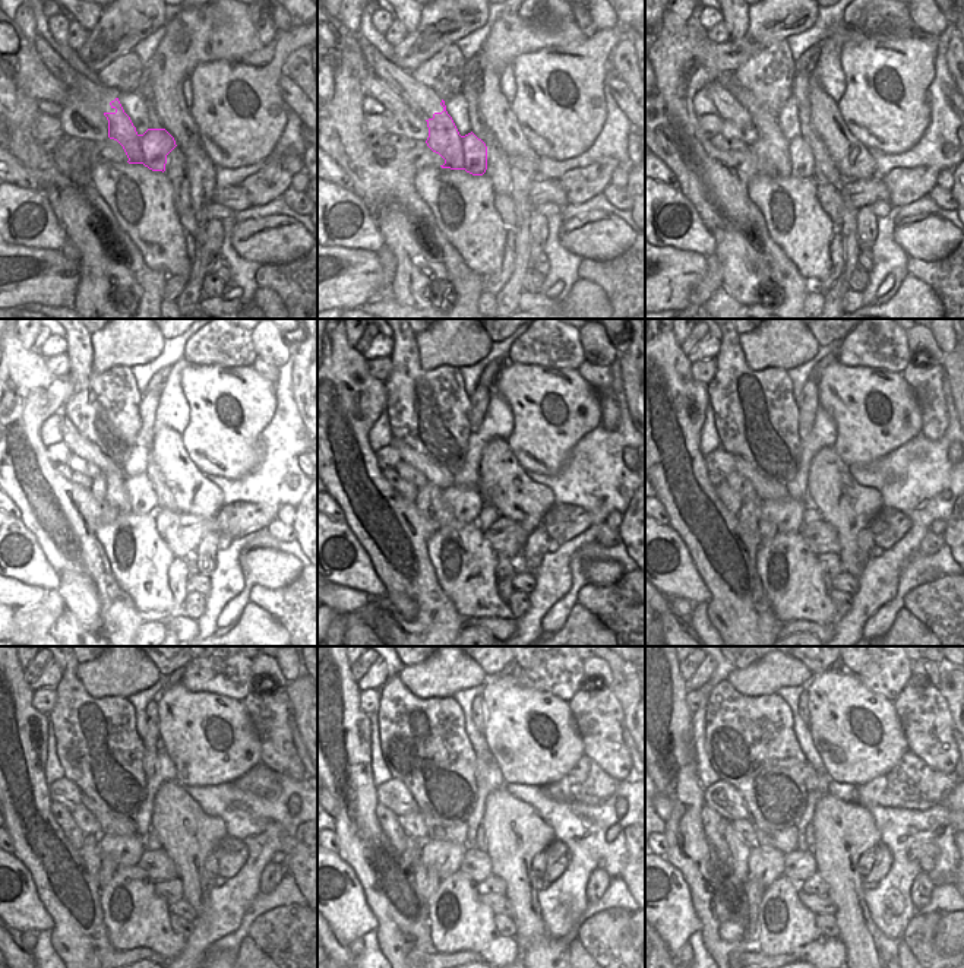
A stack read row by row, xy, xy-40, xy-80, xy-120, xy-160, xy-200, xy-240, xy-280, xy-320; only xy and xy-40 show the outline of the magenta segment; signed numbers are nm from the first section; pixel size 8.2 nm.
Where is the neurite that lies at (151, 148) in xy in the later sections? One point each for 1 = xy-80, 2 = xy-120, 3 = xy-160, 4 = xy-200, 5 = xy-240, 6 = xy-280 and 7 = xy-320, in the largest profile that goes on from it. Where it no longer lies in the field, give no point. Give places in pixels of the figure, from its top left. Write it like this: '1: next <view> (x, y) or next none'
1: next xy-80 (776, 157)
2: next xy-120 (135, 494)
3: next xy-160 (455, 505)
4: next xy-200 (786, 515)
5: next xy-240 (127, 850)
6: next xy-280 (445, 857)
7: next xy-320 (765, 864)

